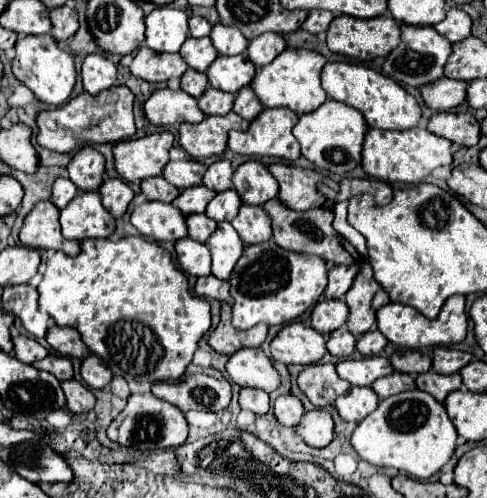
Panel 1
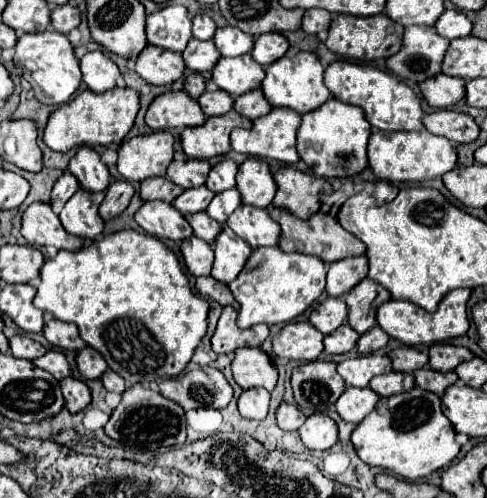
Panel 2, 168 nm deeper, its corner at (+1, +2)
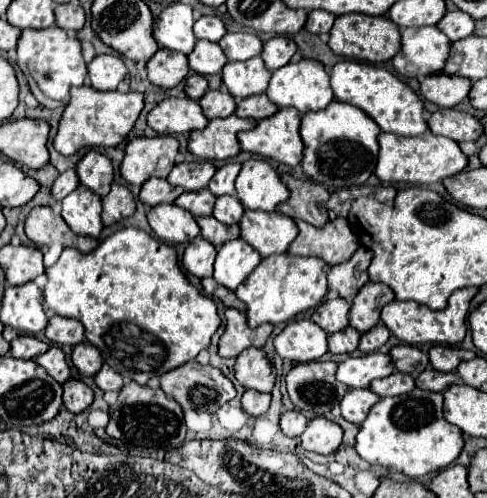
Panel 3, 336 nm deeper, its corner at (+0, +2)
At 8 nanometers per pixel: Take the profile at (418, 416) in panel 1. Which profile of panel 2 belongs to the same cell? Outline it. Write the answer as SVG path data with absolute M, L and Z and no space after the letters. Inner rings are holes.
M414 387L408 393L382 397L374 411L352 431L352 443L356 455L366 465L390 469L404 479L416 481L454 461L460 451L454 435L456 431L452 423L440 409L440 397L420 387Z

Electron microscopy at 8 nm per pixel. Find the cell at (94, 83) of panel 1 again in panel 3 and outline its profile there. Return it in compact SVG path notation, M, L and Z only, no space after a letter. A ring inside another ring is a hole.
M97 55L89 65L89 79L91 87L97 91L109 91L117 89L117 85L125 79L127 67L121 57L117 55Z

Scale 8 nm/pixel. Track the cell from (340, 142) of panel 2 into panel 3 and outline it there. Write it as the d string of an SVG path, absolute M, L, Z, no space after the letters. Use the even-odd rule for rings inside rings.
M333 101L329 107L303 115L301 119L301 139L305 143L301 167L307 177L323 187L343 189L363 185L373 175L377 165L379 133L381 129L373 123L373 119L369 119L369 115L365 115L365 111L349 103Z

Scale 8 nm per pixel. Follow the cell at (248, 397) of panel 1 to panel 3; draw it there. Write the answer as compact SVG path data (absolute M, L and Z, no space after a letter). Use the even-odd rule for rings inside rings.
M247 389L241 397L241 405L251 417L263 415L269 409L269 403L271 403L269 393L259 393L259 391L253 391L253 389Z

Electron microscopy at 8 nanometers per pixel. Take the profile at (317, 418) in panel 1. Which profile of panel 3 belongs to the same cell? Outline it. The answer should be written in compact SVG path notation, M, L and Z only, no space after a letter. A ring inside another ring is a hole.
M315 417L299 437L301 445L319 455L331 455L337 451L343 439L343 429L327 417Z

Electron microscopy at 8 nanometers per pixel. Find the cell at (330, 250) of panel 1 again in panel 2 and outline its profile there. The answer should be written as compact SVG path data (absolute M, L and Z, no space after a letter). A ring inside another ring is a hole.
M270 205L268 209L268 215L280 225L282 233L280 233L280 243L278 247L282 251L298 251L298 253L308 253L308 255L314 255L314 257L320 257L324 263L334 263L334 261L340 261L344 257L356 257L356 255L364 255L366 253L366 247L360 239L356 239L352 233L348 233L340 223L338 219L330 217L328 213L322 213L318 211L316 215L312 215L310 219L300 219L296 215L292 215L290 211L284 211L280 207L274 207Z

